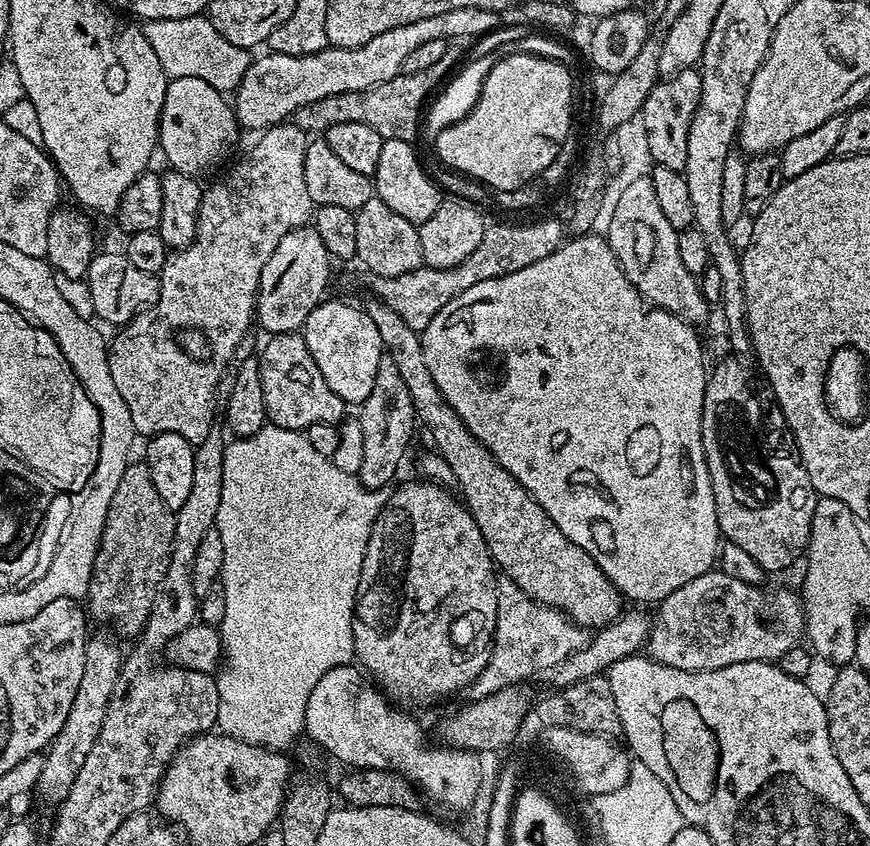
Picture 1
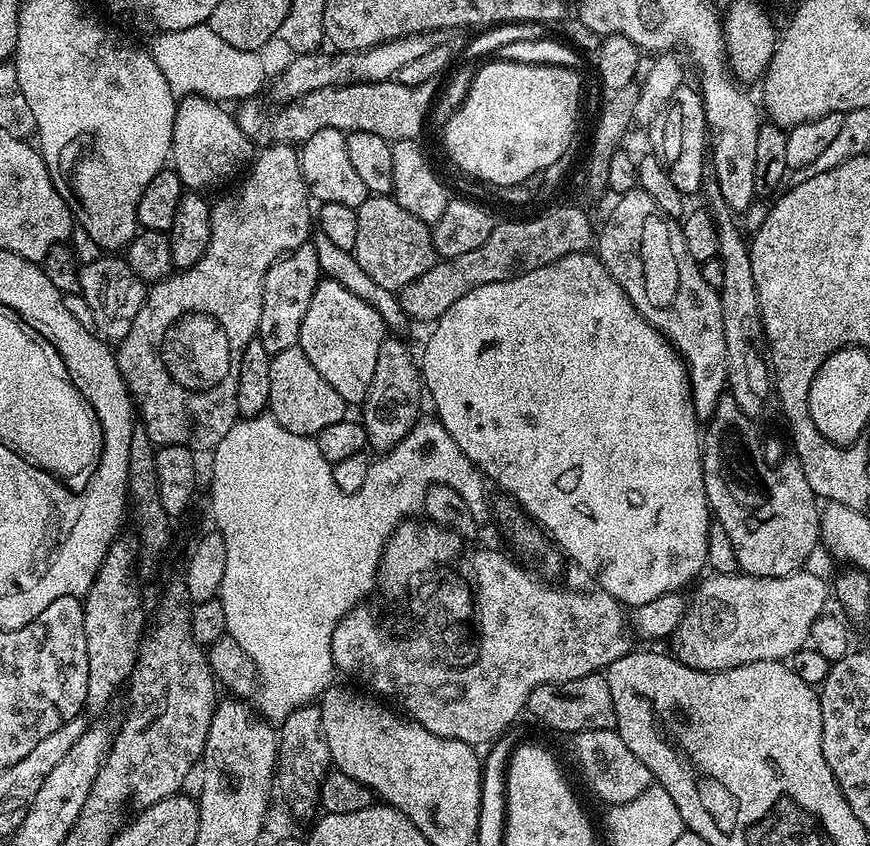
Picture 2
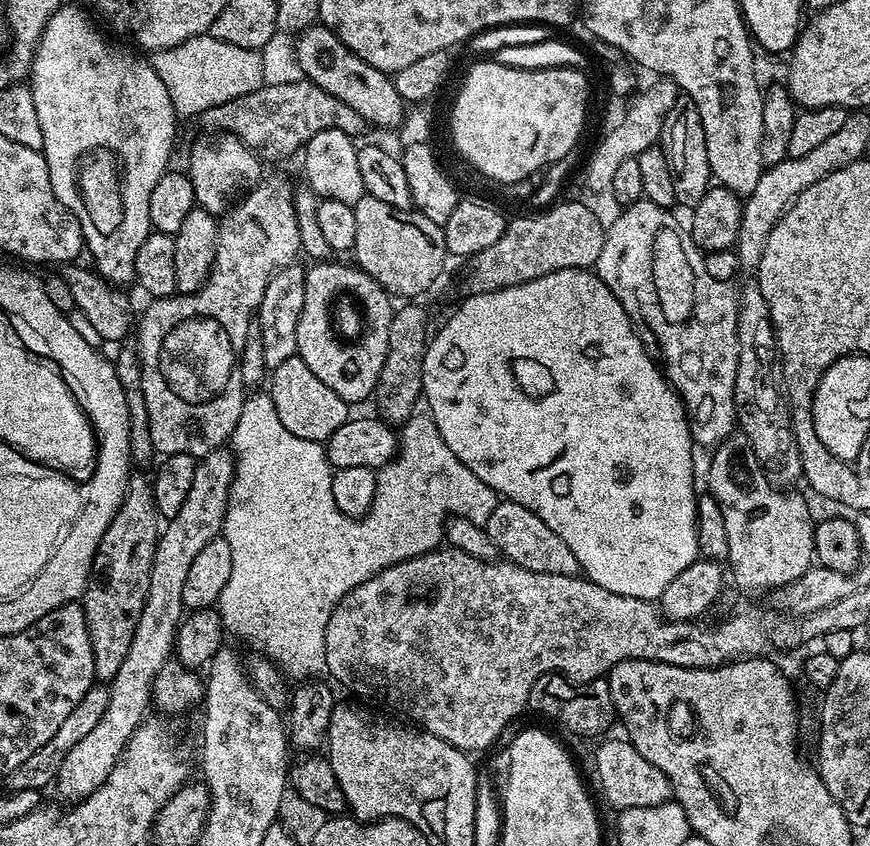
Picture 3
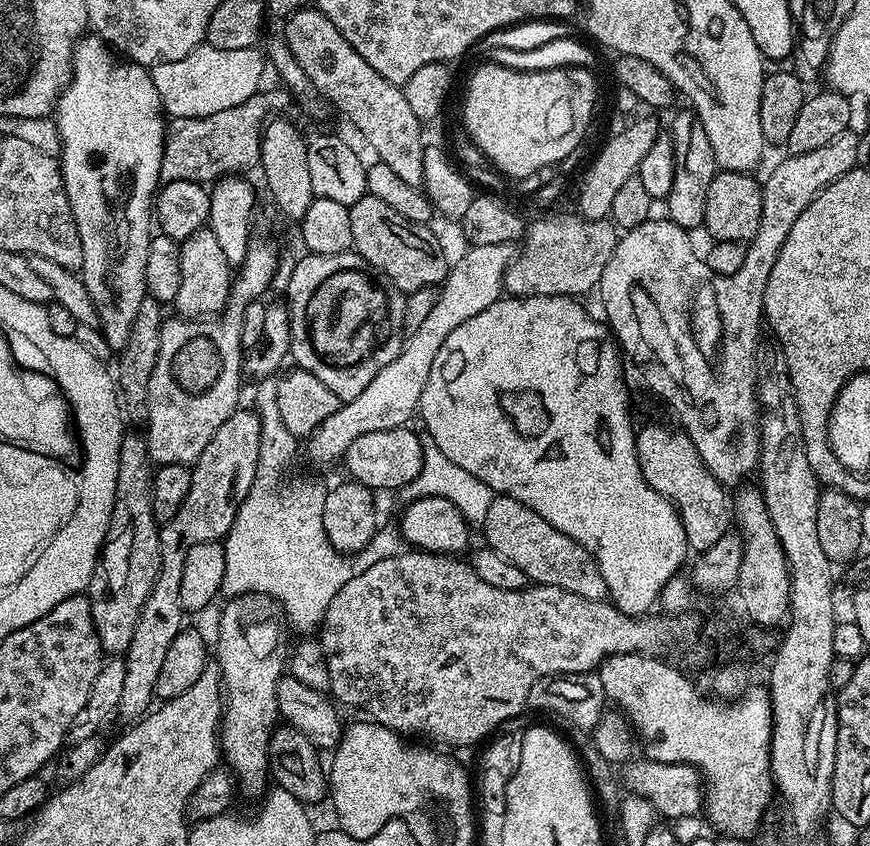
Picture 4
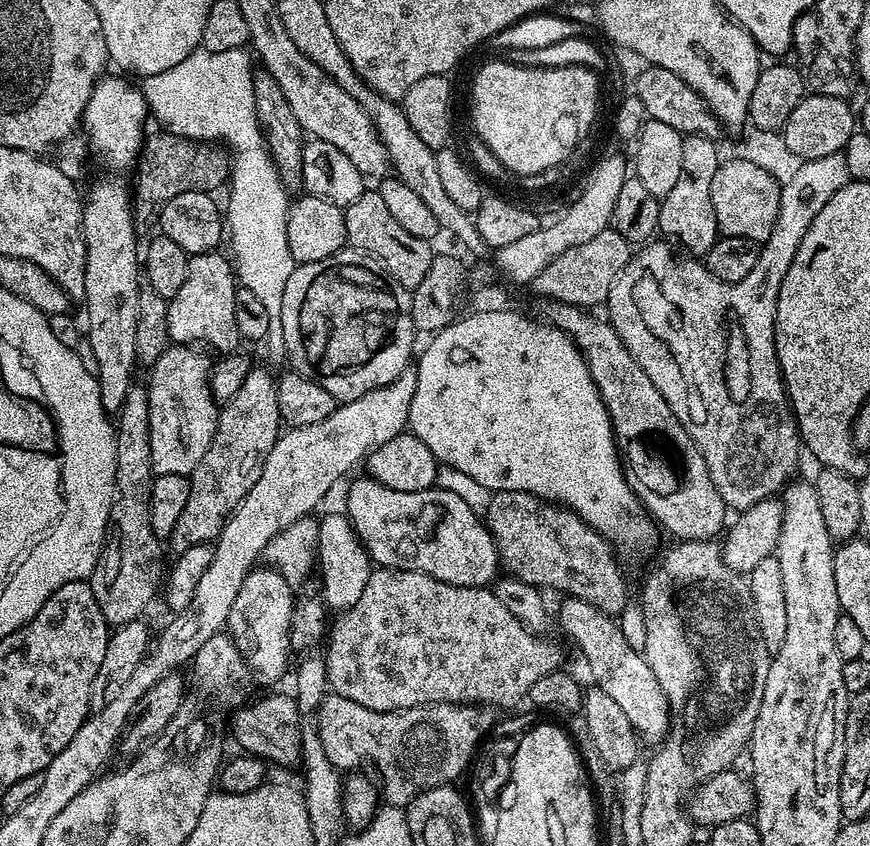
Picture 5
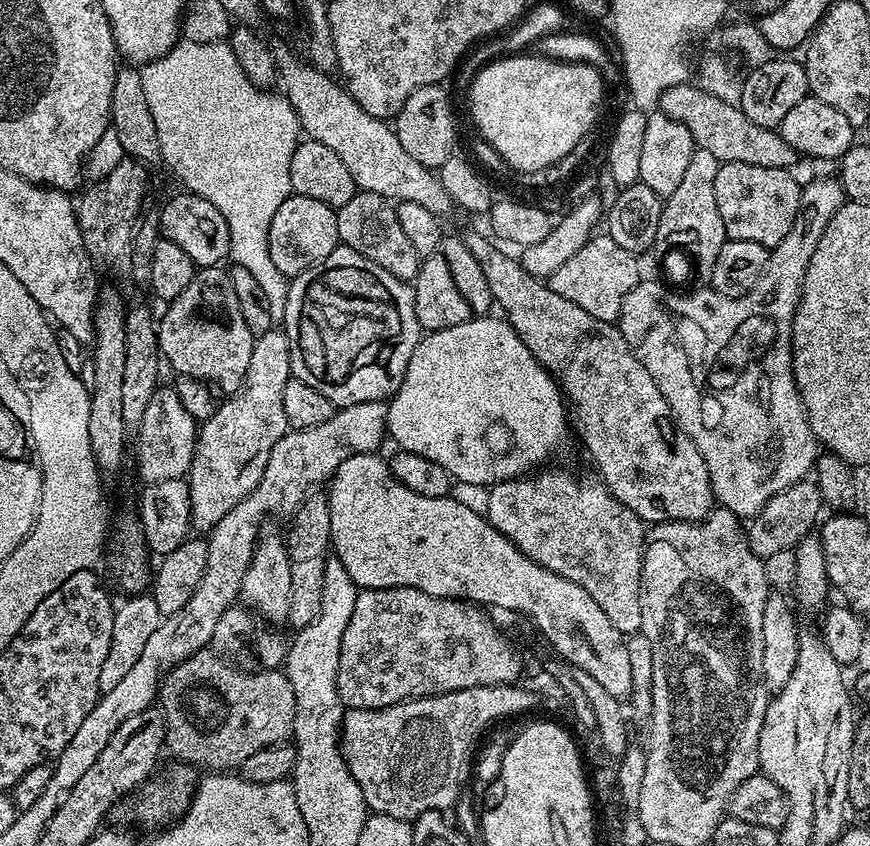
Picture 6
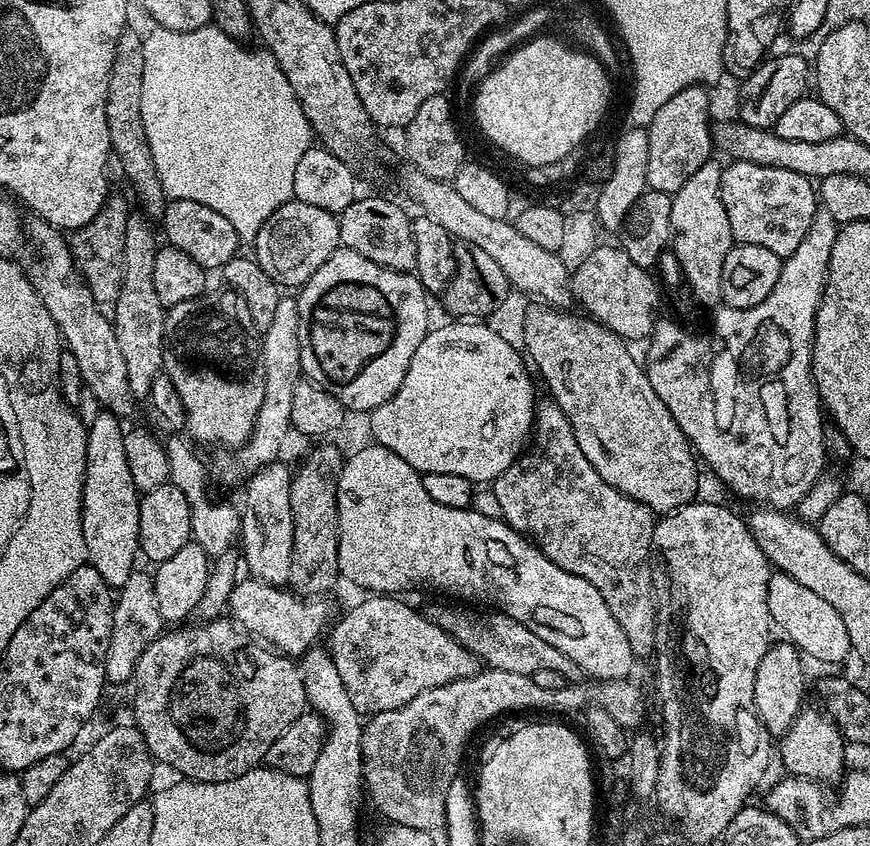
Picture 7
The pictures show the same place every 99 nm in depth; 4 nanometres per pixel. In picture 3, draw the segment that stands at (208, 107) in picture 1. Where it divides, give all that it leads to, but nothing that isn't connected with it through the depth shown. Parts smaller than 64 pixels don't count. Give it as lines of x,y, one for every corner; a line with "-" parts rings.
220,134
217,140
198,141
188,156
188,168
186,167
186,174
194,186
197,205
213,214
229,211
241,194
260,183
260,164
262,165
261,157
245,146
237,136

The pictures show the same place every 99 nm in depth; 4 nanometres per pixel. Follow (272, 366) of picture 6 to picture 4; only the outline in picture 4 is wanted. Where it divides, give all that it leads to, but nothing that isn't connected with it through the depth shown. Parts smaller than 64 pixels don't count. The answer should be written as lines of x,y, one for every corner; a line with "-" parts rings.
237,407
235,412
218,426
214,438
206,442
206,450
191,465
190,490
182,510
160,528
160,569
158,578
140,611
140,621
134,630
134,638
122,659
126,666
126,679
122,682
122,698
118,698
116,711
119,719
132,722
145,715
153,707
158,674
166,658
170,642
182,631
186,613
182,606
182,566
186,566
186,554
201,542
223,541
230,526
250,492
250,486
258,470
262,426
258,414
251,408

